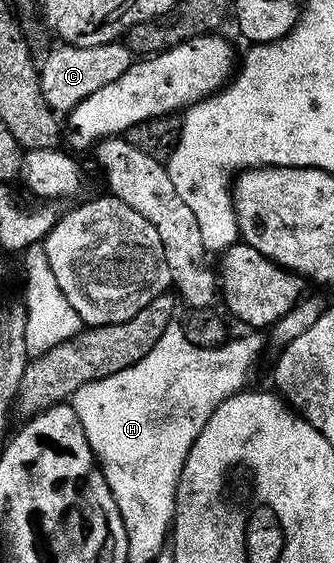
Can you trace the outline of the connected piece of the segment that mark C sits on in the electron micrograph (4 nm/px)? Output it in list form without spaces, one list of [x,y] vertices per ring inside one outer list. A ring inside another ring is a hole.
[[[118,42],[91,46],[90,48],[76,48],[70,44],[61,44],[40,65],[40,76],[43,95],[53,111],[58,114],[68,114],[76,110],[91,94],[103,90],[103,86],[111,86],[127,74],[135,63],[135,55],[128,46]]]

